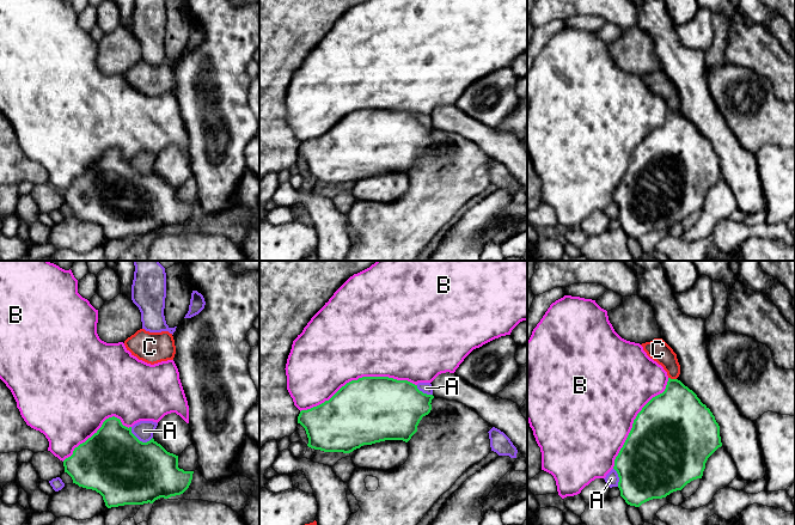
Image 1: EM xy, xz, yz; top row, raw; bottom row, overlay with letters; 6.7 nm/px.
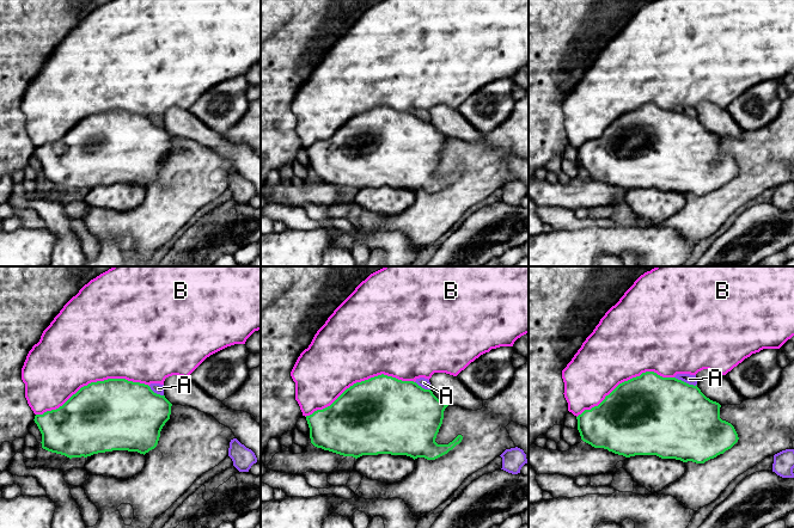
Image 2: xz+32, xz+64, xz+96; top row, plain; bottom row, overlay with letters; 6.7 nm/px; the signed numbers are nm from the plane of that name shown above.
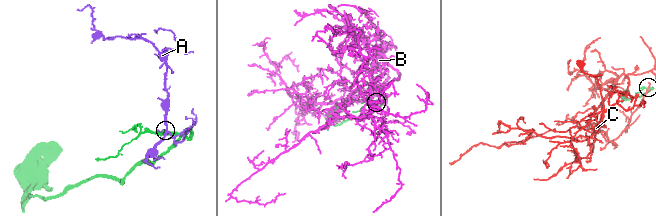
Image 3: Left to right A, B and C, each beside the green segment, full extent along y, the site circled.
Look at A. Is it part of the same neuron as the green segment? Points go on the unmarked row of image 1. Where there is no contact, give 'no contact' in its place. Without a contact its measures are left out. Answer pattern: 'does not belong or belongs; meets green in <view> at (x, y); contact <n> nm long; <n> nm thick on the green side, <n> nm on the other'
does not belong; meets green in xy at (139, 172); contact 170 nm long; 460 nm thick on the green side, 130 nm on the other

